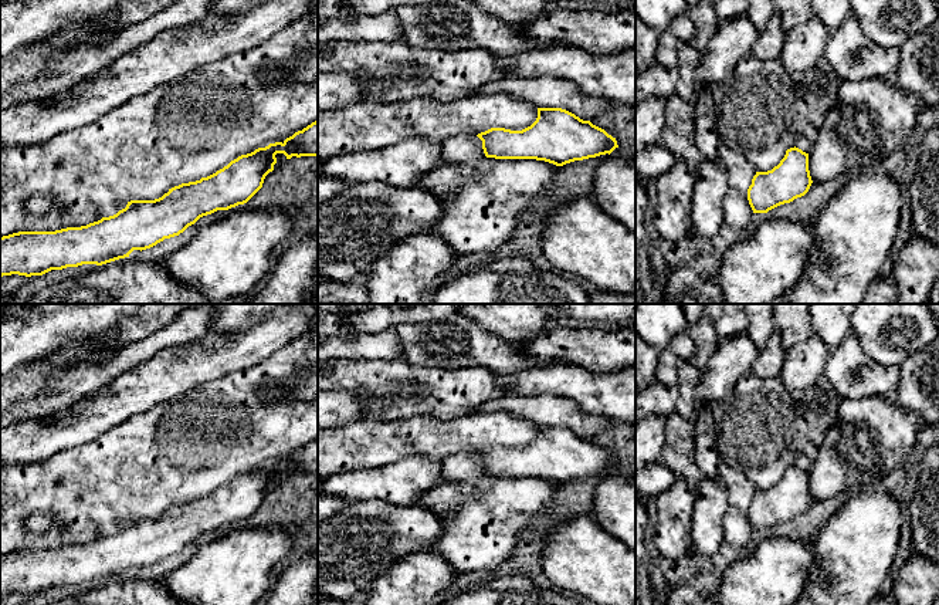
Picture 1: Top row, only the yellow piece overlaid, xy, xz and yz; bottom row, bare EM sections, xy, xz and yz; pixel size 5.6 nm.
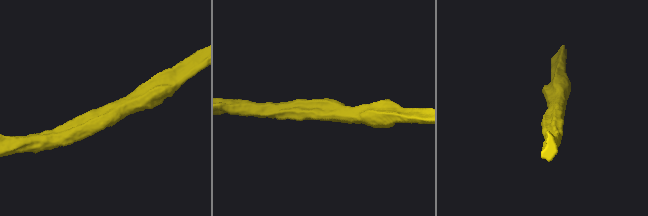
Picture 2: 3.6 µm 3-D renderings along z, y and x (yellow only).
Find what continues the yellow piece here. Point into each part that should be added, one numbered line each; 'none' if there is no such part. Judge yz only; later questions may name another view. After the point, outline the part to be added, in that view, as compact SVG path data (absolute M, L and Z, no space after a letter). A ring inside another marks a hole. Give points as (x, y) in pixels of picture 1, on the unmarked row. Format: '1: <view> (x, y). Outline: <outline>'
none

